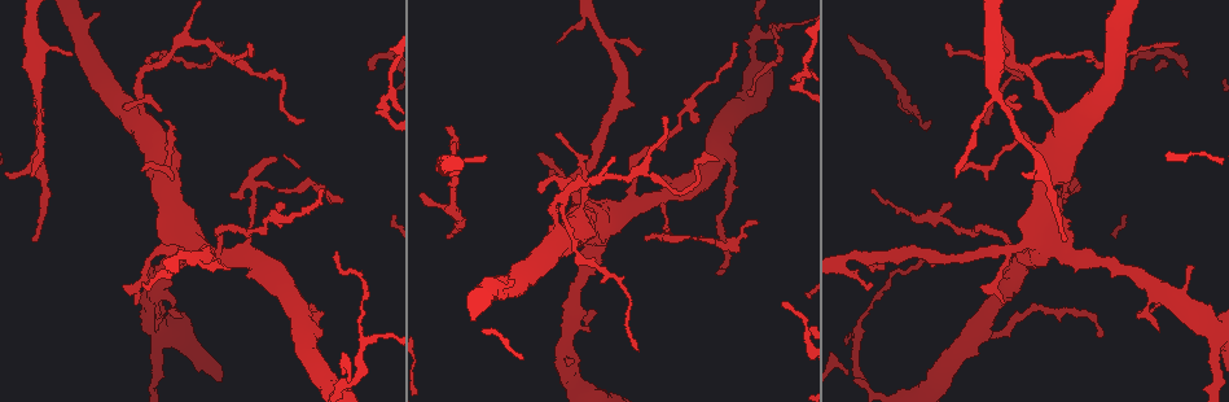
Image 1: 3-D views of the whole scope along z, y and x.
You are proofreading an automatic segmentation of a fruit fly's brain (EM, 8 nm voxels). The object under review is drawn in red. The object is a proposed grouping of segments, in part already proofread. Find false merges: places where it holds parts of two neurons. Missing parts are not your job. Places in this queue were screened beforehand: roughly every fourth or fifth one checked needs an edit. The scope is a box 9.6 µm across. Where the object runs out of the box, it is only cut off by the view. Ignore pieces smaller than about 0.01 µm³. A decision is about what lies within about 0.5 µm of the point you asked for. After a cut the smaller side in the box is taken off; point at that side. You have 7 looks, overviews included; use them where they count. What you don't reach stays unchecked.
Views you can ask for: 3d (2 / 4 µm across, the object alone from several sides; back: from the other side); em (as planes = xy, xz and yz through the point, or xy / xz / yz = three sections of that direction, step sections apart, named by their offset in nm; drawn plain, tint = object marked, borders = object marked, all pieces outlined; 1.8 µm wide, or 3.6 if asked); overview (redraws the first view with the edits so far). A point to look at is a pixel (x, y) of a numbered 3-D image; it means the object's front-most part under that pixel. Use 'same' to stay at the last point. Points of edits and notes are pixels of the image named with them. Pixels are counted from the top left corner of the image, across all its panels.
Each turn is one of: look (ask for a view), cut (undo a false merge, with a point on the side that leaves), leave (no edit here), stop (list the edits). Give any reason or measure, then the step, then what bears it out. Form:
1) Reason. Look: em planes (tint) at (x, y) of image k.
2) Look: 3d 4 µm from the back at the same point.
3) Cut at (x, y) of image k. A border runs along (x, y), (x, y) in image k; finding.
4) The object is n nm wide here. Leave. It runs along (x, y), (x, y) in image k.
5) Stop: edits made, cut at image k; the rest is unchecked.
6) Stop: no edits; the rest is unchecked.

Sharp bend. Look: 3d 2 µm at (362, 343) of image 1.

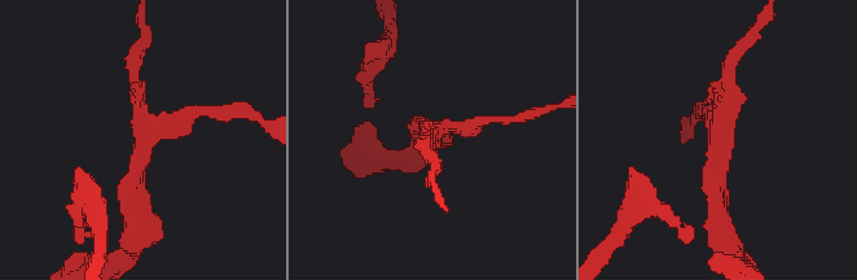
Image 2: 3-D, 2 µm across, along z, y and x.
3 arms meet here; need the tissue. Look: em 3.6 µm xy step 4 (tint) at (431, 129) of image 2.

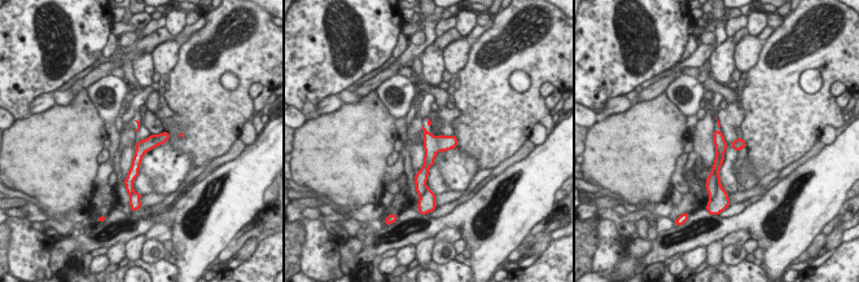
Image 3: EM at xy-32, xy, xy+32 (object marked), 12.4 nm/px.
Look: em 3.6 µm planes (tint) at the same point.

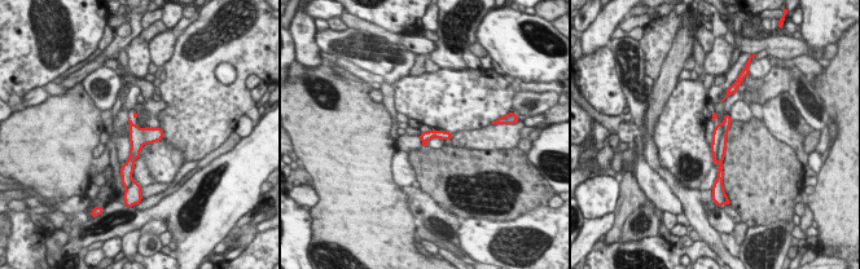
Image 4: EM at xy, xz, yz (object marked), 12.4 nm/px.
Cut at (718, 132) of image 4. The part that leaves runs along (157, 131), (136, 146), (127, 171) in image 4; a second neuron is stuck on.

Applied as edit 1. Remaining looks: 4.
Look: overview.

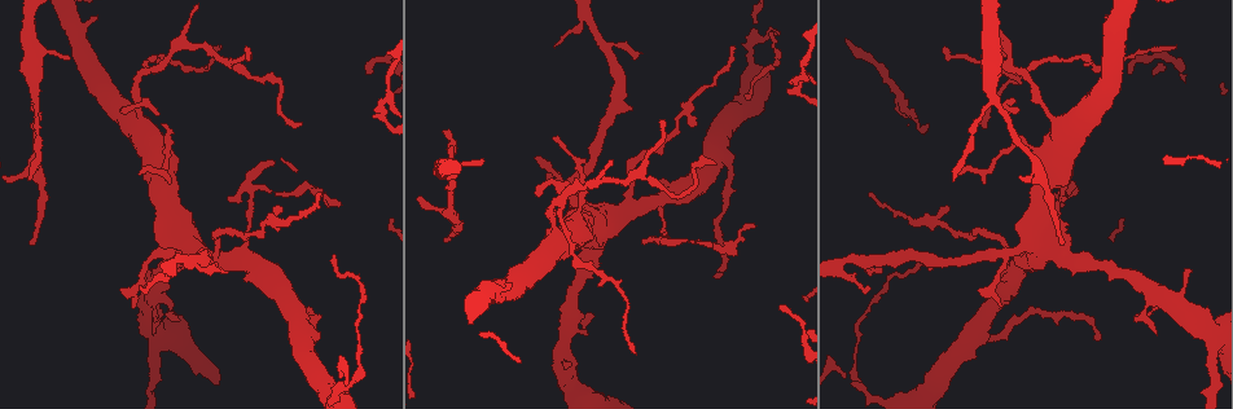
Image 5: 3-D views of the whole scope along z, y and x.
Sudden change in width. Look: 3d 4 µm at (1007, 244) of image 5.

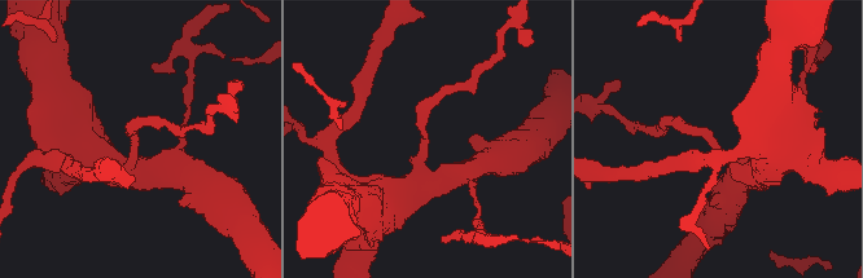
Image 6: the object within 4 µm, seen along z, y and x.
The arms are 170, 400 nm wide; need the tissue. Look: em planes (tint) at (131, 148) of image 6.

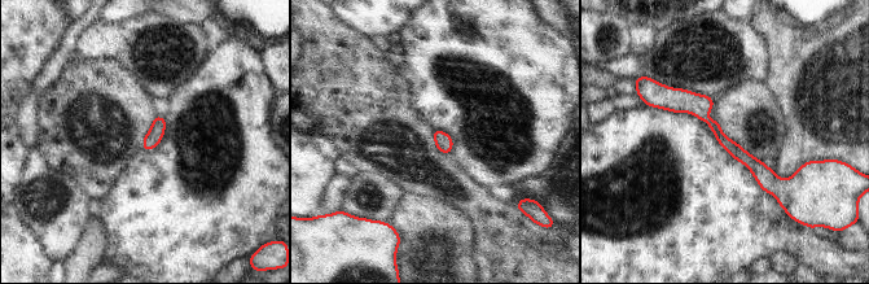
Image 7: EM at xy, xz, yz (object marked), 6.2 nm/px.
The object is 90 nm wide here. Leave. All the same neuron.

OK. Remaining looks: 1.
Stop: edits made, cut at image 4; the rest is unchecked.

